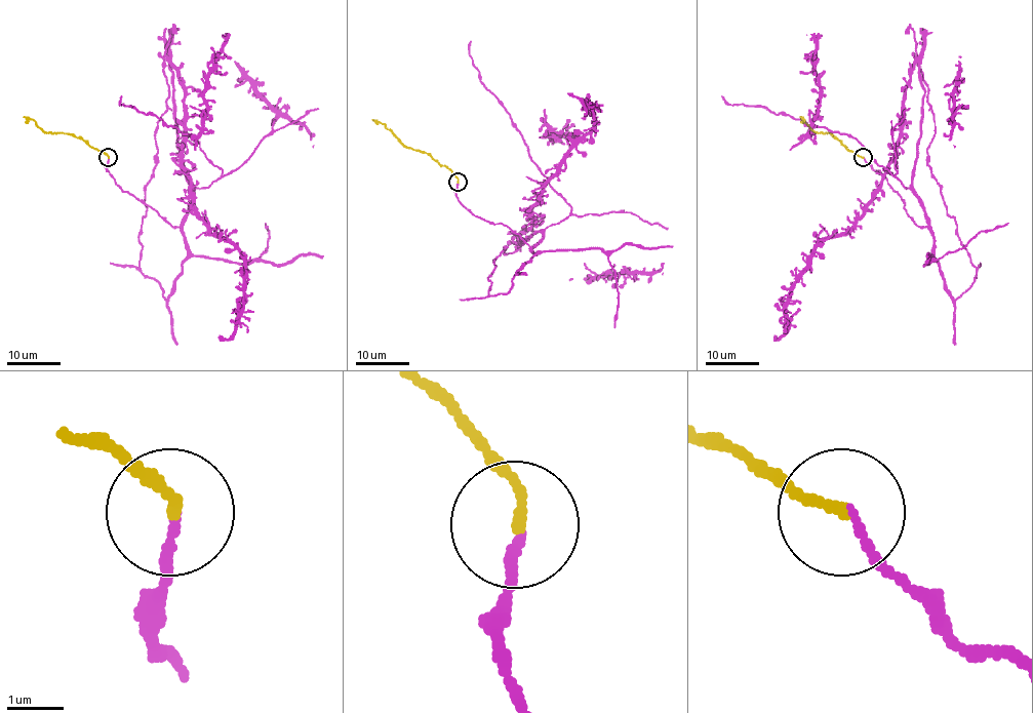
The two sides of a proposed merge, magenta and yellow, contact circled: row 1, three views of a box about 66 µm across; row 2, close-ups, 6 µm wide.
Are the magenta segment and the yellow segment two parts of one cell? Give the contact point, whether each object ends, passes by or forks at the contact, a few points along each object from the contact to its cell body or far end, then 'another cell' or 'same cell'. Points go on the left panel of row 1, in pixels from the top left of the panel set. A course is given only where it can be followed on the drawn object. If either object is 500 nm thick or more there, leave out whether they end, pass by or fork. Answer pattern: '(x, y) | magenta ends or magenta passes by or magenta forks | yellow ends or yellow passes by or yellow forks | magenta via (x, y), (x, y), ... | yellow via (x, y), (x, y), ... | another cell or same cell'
(108, 157) | magenta ends | yellow ends | magenta via (108, 158), (124, 191), (181, 227), (193, 190), (169, 64), (194, 210), (243, 262), (236, 330), (219, 337) | yellow via (108, 158), (79, 137), (67, 133), (45, 133), (33, 120), (23, 117) | same cell

